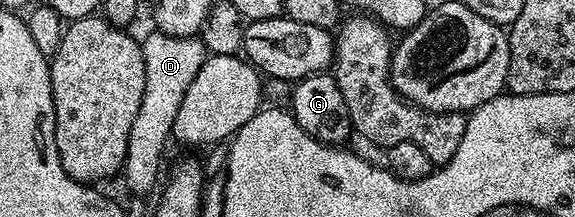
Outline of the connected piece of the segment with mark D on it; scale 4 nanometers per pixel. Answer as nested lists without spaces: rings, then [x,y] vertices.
[[[153,31],[147,39],[144,38],[142,49],[145,71],[143,103],[131,125],[128,150],[121,172],[128,191],[135,195],[145,195],[152,191],[159,177],[167,141],[170,142],[172,138],[179,105],[207,58],[207,50],[200,38],[173,37],[160,31]]]

